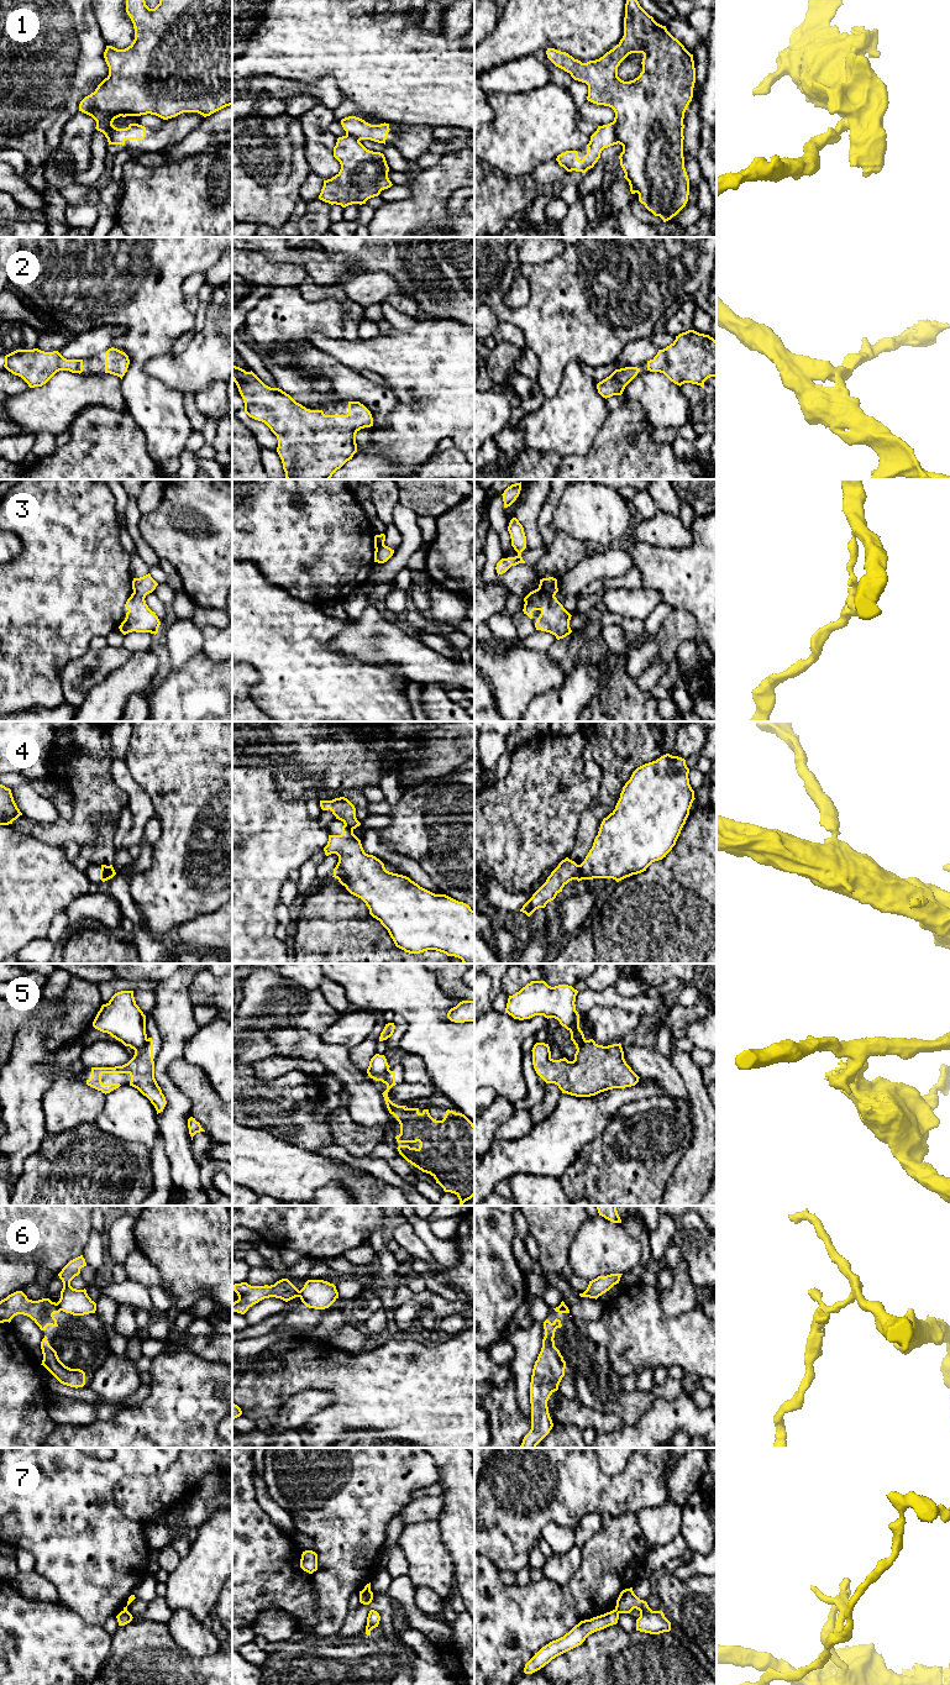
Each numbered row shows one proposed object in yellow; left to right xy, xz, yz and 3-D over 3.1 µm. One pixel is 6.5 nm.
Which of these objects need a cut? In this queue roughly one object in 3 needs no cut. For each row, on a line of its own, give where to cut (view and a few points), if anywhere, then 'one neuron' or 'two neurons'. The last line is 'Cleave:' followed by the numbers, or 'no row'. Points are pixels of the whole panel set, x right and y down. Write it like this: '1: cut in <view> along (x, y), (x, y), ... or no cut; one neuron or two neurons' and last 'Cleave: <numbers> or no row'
1: cut in yz along (613, 121), (619, 142); two neurons
2: no cut; one neuron
3: cut in yz along (538, 588), (554, 597); two neurons
4: no cut; one neuron
5: cut in xy along (147, 1039), (135, 1051); two neurons
6: cut in xy along (56, 1303), (61, 1310); two neurons
7: cut in yz along (614, 1610), (618, 1613); two neurons
Cleave: 1, 3, 5, 6, 7

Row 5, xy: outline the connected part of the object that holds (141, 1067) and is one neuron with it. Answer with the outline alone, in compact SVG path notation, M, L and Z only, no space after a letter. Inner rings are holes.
M148 1038L146 1045L142 1049L136 1050L133 1057L122 1066L91 1067L91 1077L86 1080L88 1086L101 1091L105 1095L119 1088L121 1086L120 1083L103 1083L103 1074L128 1074L131 1076L130 1086L137 1088L151 1101L157 1114L163 1112L167 1101L154 1078L152 1038Z

